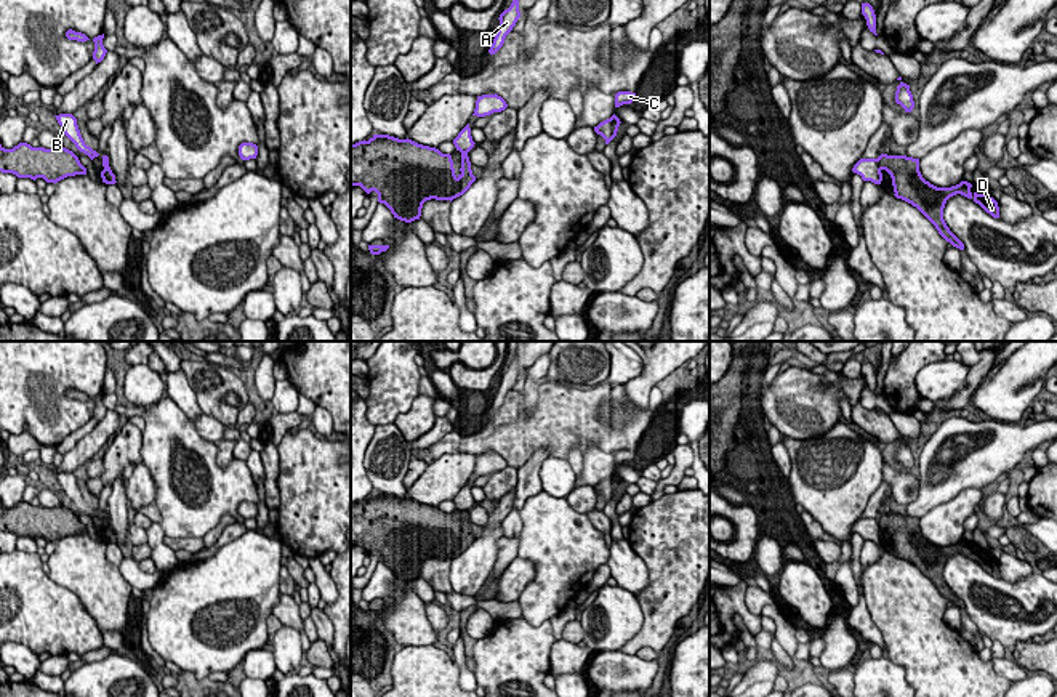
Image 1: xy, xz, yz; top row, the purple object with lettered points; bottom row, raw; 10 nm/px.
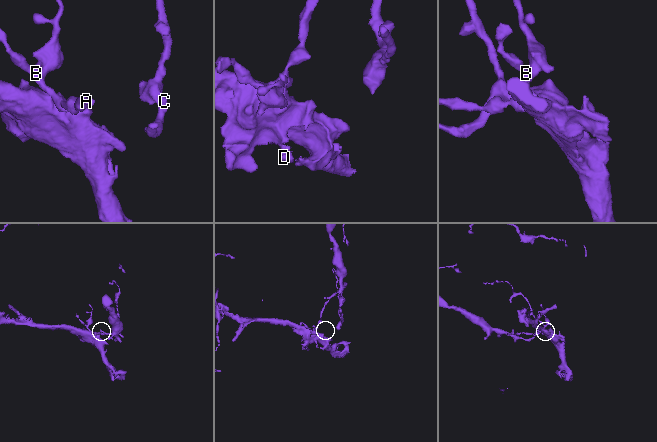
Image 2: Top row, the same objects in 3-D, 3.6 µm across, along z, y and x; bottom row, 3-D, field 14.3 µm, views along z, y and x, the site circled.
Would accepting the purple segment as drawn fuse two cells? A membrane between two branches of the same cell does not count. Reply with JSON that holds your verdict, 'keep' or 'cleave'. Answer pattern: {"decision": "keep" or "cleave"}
{"decision": "cleave"}

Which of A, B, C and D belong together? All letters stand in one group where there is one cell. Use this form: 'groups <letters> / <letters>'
groups A B C / D

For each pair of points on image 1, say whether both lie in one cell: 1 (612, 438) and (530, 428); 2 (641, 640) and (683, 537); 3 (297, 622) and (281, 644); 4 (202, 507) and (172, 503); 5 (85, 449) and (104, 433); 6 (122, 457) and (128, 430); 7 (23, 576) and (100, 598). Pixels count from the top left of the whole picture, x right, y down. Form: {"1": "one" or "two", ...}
{"1": "one", "2": "one", "3": "two", "4": "one", "5": "one", "6": "one", "7": "two"}

